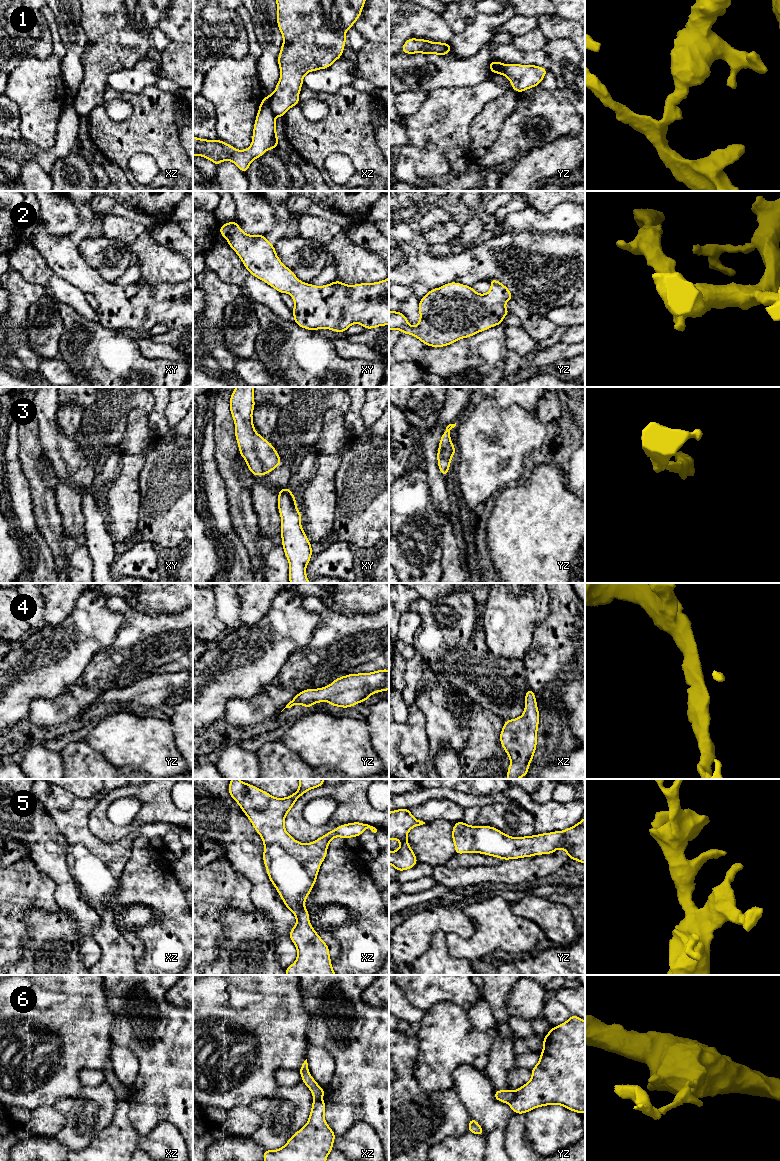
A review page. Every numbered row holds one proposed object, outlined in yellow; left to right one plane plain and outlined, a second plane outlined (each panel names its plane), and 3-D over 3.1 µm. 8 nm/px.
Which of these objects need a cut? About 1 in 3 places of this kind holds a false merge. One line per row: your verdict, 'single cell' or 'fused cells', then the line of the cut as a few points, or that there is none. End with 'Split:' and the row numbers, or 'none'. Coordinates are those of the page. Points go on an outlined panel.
1: fused cells; cut in xz along (267, 96), (270, 102), (270, 109), (276, 115)
2: single cell; no cut
3: single cell; no cut
4: single cell; no cut
5: single cell; no cut
6: fused cells; cut in yz along (515, 1092), (515, 1096), (508, 1103)
Split: 1, 6

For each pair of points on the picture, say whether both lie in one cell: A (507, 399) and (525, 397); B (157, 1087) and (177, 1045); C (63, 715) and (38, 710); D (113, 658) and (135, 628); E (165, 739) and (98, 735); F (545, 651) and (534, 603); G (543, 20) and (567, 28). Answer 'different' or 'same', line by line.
A: same
B: same
C: same
D: same
E: same
F: different
G: same

